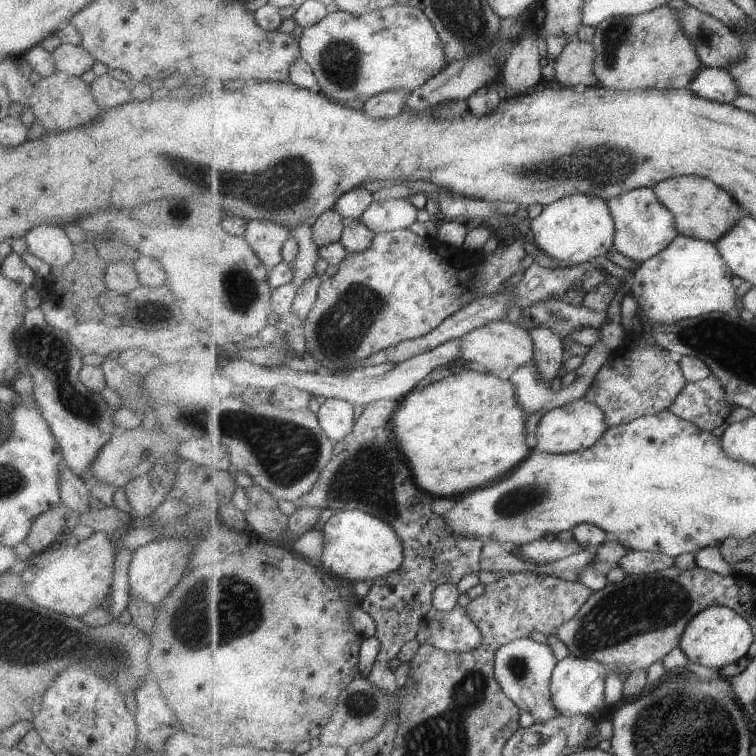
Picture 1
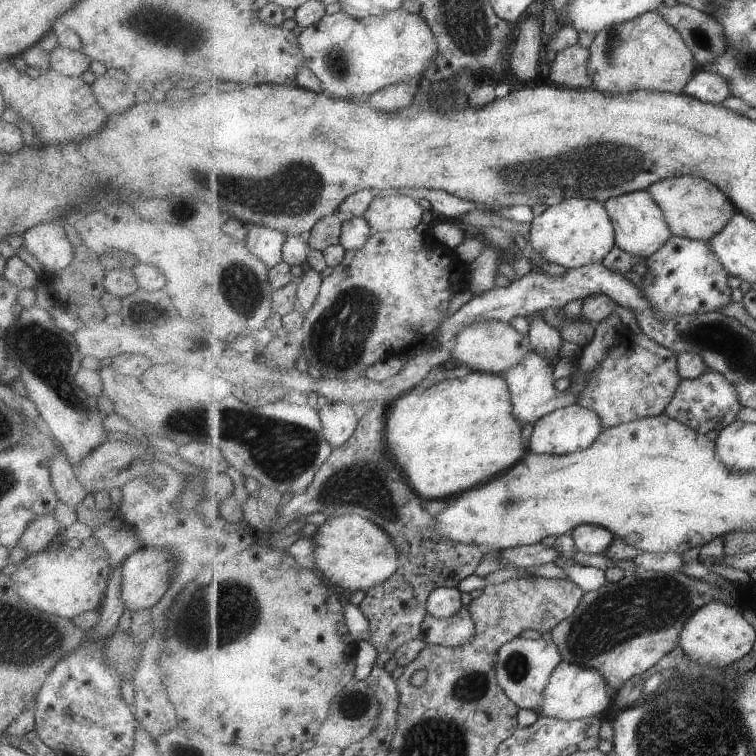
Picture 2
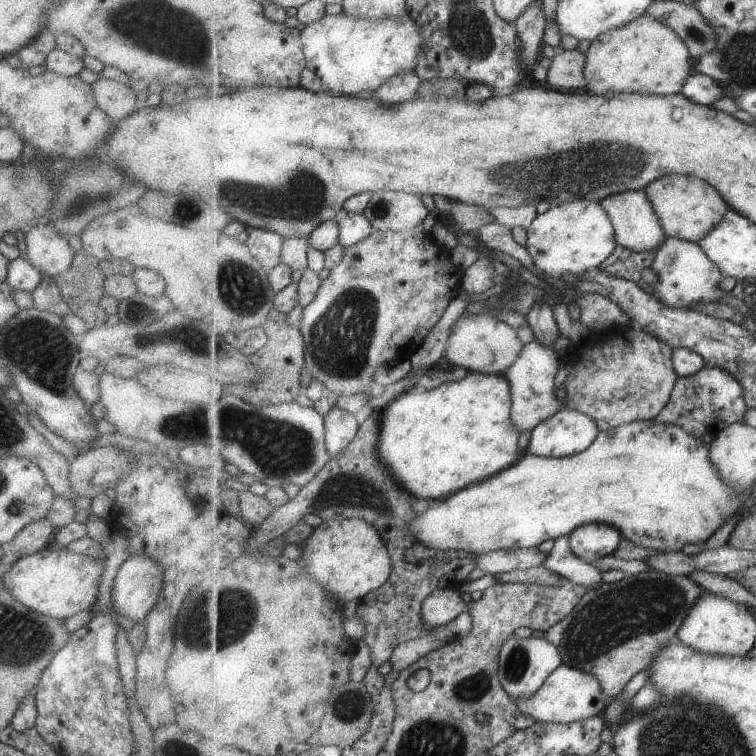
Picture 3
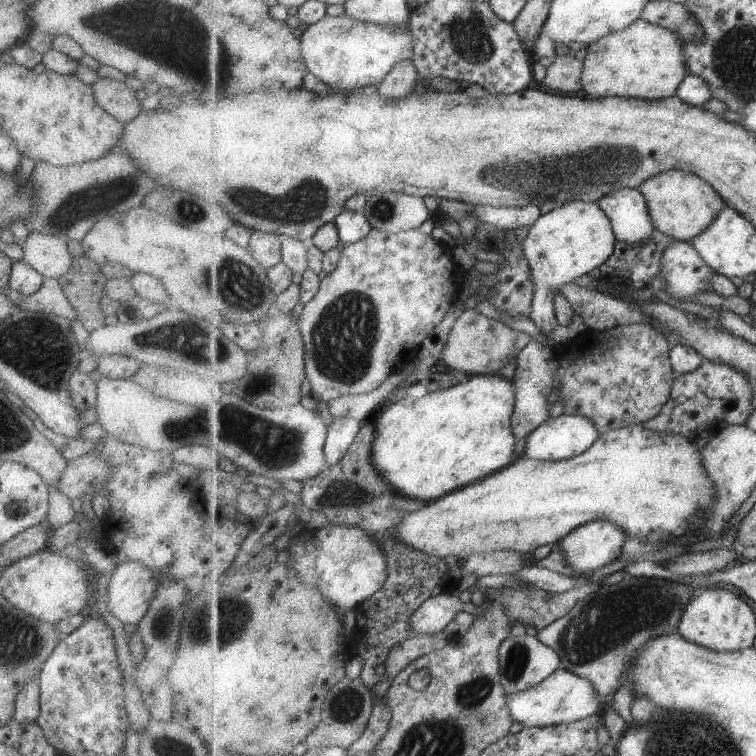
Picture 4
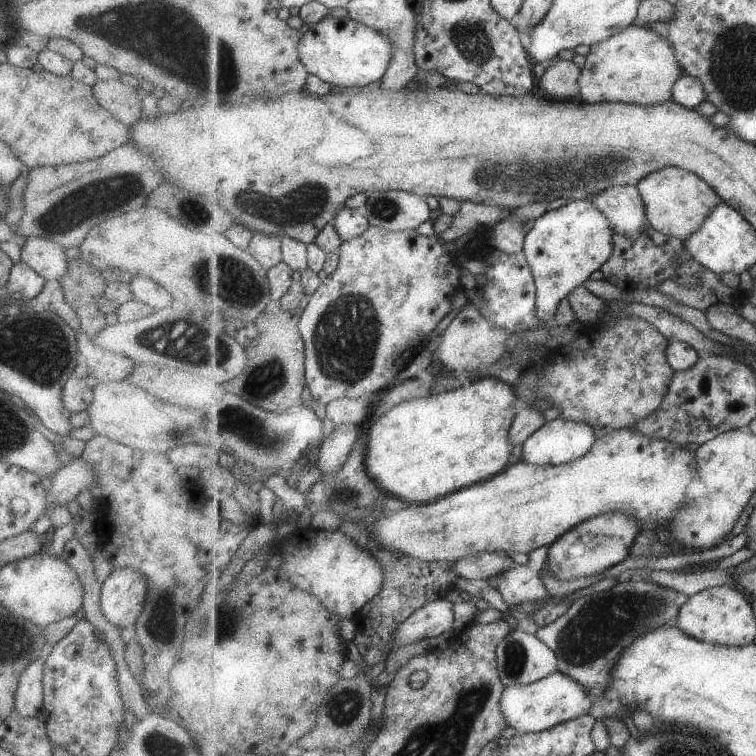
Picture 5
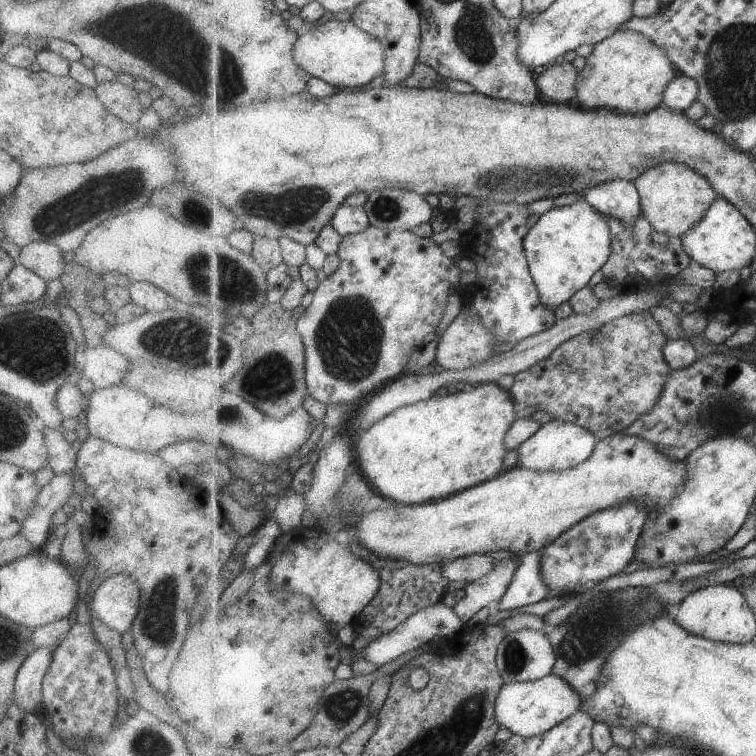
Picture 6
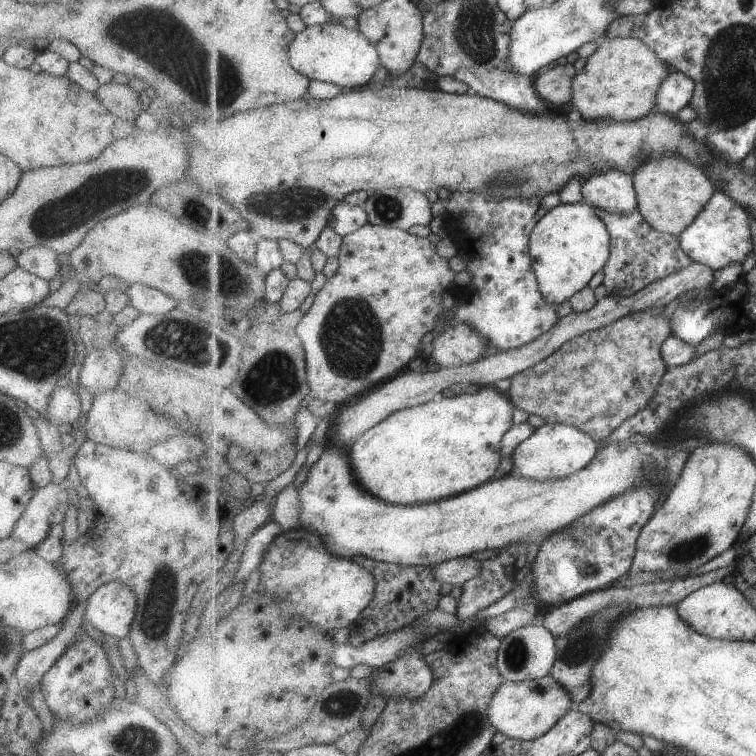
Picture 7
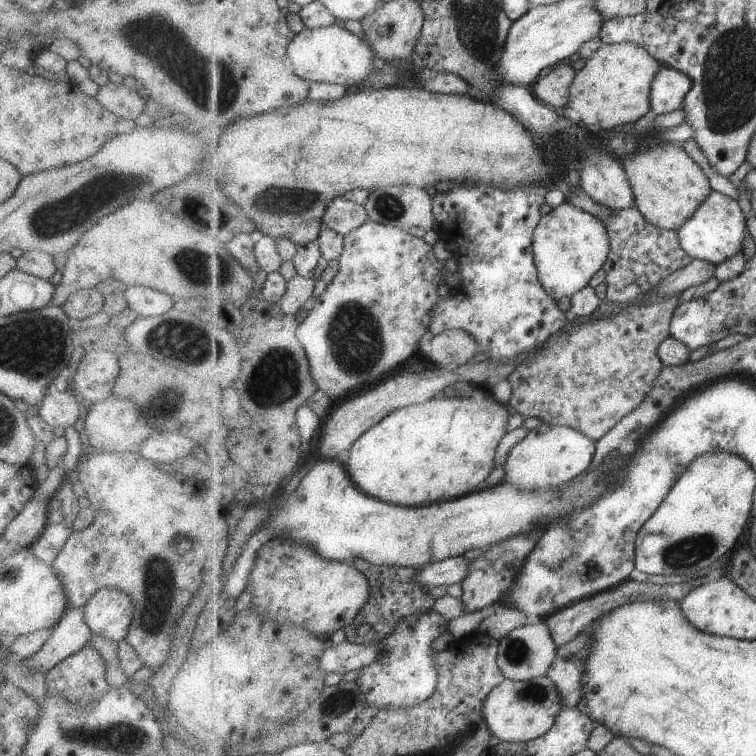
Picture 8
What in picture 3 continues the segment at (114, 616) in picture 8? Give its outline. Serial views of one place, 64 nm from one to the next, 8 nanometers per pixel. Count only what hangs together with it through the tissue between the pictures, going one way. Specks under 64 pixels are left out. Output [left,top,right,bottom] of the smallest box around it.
[110,554,163,623]

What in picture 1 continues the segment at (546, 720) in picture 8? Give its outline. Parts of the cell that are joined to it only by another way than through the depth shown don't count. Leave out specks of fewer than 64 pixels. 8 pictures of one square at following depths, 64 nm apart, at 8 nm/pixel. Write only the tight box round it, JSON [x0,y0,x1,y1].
[551,656,609,717]

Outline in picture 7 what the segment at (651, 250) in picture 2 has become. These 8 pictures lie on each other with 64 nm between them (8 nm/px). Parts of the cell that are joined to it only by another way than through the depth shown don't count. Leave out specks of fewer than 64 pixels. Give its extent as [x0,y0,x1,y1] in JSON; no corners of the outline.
[581,170,639,214]

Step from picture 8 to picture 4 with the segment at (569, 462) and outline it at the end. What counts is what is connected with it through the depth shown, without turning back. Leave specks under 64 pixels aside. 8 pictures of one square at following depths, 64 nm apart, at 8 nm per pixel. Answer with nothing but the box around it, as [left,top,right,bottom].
[523,412,600,461]

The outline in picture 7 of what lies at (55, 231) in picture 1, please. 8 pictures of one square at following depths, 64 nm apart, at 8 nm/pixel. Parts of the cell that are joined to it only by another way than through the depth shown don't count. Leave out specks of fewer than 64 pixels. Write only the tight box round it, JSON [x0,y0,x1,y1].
[15,246,60,281]

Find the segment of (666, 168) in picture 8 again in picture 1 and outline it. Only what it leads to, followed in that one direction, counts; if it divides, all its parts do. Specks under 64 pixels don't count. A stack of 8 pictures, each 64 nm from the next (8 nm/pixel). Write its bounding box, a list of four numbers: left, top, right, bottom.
[654,175,747,242]

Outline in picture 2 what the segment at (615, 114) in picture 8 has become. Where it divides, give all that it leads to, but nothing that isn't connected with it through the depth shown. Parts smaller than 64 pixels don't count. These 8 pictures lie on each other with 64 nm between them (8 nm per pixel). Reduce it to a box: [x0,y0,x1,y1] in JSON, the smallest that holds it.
[590,10,700,93]

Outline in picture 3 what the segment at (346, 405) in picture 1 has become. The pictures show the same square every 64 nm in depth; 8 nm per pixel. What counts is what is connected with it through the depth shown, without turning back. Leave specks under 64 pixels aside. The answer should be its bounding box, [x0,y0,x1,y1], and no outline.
[325,405,360,458]

